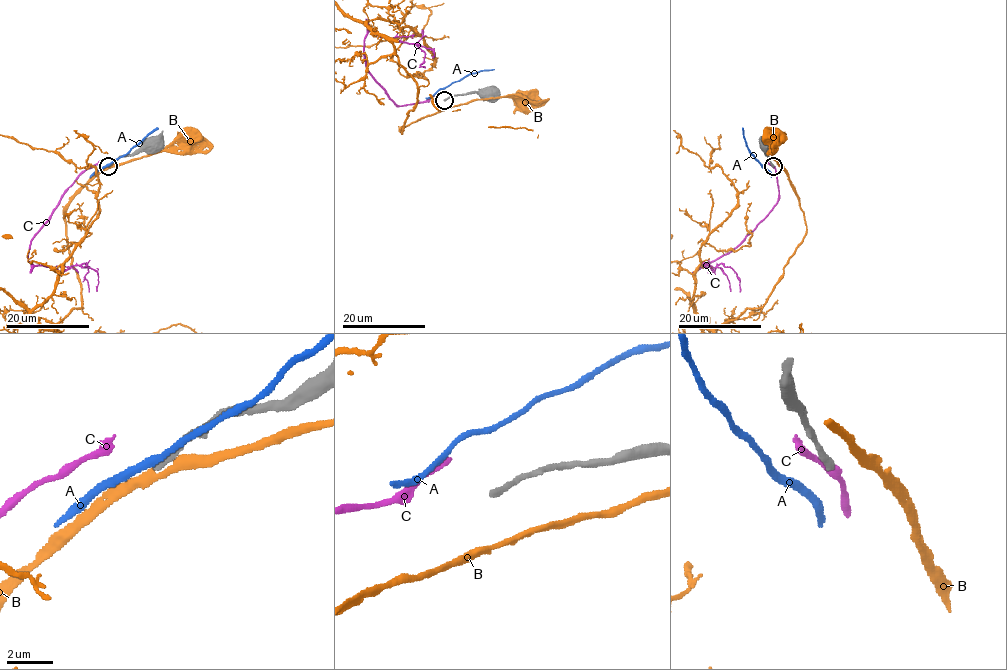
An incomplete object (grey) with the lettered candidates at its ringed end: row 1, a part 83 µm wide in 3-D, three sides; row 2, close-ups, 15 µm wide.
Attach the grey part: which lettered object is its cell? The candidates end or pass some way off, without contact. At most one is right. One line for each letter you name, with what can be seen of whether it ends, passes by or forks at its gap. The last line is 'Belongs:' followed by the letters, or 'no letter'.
Belongs: no letter

